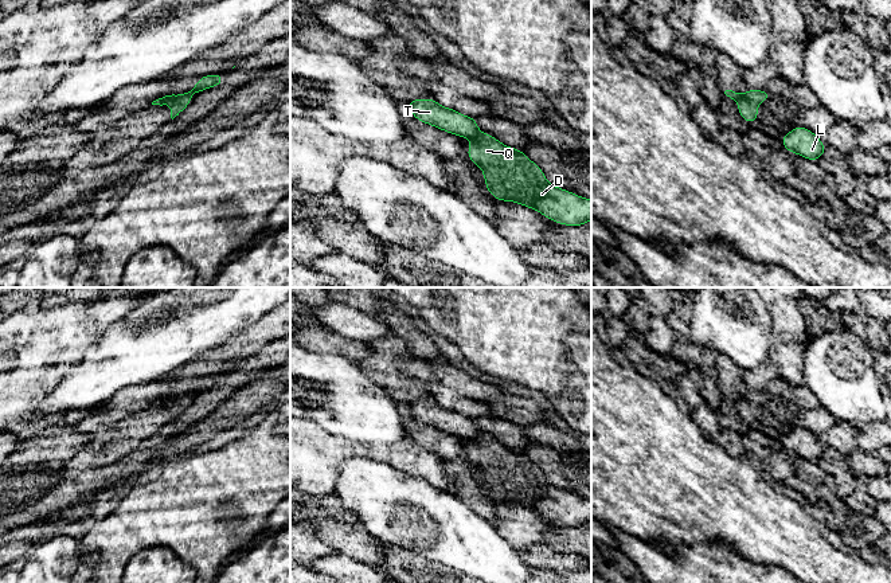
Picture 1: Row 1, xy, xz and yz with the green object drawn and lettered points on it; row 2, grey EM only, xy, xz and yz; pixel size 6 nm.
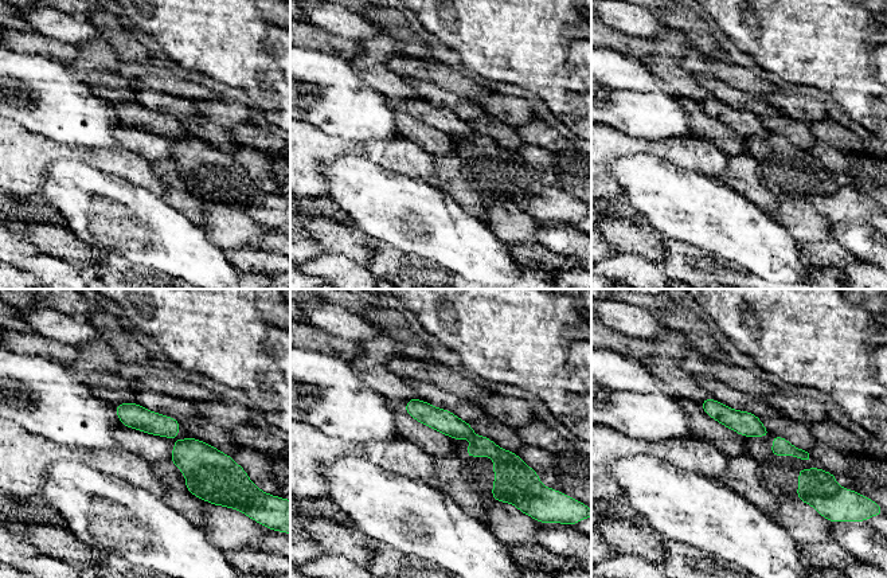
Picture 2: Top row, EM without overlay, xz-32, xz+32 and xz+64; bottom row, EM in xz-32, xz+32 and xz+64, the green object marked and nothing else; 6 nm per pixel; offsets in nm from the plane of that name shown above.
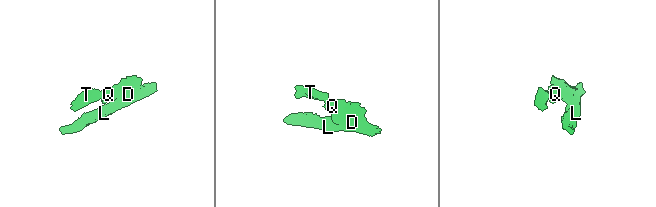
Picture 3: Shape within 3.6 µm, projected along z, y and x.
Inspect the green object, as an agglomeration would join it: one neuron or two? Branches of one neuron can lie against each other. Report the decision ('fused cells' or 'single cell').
fused cells

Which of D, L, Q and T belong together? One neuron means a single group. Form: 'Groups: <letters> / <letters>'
Groups: D L Q / T

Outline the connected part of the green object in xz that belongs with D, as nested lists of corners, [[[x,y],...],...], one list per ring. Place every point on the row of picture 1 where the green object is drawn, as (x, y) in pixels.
[[[480,133],[466,154],[484,172],[485,187],[497,200],[536,210],[563,226],[582,227],[591,220],[591,200],[548,183],[542,168],[520,149]]]

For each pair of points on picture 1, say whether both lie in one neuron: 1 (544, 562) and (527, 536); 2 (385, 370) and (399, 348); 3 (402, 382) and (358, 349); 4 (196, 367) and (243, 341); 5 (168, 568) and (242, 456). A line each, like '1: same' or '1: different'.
1: different
2: same
3: different
4: same
5: different

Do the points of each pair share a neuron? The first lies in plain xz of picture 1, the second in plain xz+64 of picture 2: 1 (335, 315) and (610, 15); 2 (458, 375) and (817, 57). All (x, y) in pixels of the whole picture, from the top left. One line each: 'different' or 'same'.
1: same
2: different

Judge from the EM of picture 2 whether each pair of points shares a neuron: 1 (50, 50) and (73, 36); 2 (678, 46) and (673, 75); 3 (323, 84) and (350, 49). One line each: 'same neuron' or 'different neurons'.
1: different neurons
2: same neuron
3: different neurons

